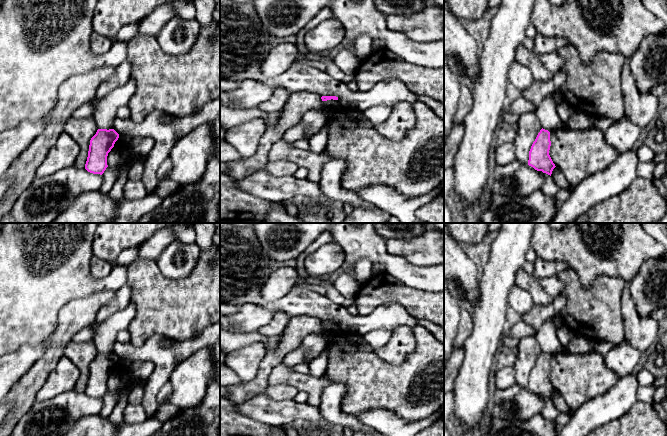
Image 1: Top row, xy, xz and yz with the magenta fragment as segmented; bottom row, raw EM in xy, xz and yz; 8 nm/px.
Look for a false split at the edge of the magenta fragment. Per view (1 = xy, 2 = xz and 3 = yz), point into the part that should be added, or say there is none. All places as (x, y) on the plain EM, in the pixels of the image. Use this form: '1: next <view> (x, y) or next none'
1: next none
2: next none
3: next none

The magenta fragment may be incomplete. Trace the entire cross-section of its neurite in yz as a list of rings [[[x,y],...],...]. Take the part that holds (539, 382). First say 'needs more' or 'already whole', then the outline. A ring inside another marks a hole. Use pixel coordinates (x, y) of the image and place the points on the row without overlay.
already whole | [[[542,352],[529,375],[528,389],[551,400],[556,390],[549,379],[550,370],[550,356]]]

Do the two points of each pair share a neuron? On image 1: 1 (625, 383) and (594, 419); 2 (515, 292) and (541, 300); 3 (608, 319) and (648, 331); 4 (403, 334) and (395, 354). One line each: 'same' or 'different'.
1: same
2: different
3: different
4: same

